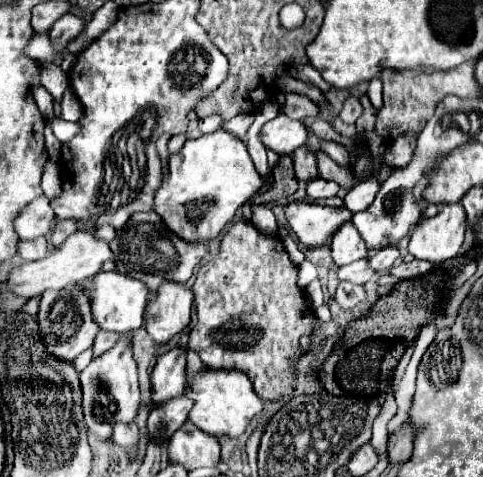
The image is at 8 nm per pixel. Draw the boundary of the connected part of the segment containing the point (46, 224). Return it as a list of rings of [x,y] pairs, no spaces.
[[[40,195],[34,201],[30,201],[14,219],[14,231],[20,237],[20,241],[30,241],[40,235],[48,235],[52,231],[54,212],[48,197]]]

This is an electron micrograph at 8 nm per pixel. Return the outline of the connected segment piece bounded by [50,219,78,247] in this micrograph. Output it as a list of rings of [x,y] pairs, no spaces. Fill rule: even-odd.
[[[67,219],[60,223],[57,223],[50,237],[52,245],[54,247],[60,246],[77,229],[77,222],[72,219]]]

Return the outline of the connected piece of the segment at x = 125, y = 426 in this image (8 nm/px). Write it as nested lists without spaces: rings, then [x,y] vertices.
[[[114,423],[112,441],[122,445],[126,451],[134,451],[138,445],[138,427],[136,423]]]

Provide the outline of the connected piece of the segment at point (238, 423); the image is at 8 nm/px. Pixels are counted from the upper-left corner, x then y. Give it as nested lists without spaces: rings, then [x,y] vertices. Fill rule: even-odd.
[[[204,369],[198,373],[192,383],[186,387],[184,395],[194,401],[194,407],[188,413],[188,419],[208,435],[228,435],[240,437],[248,427],[250,419],[262,413],[264,401],[254,393],[250,379],[240,369]]]

